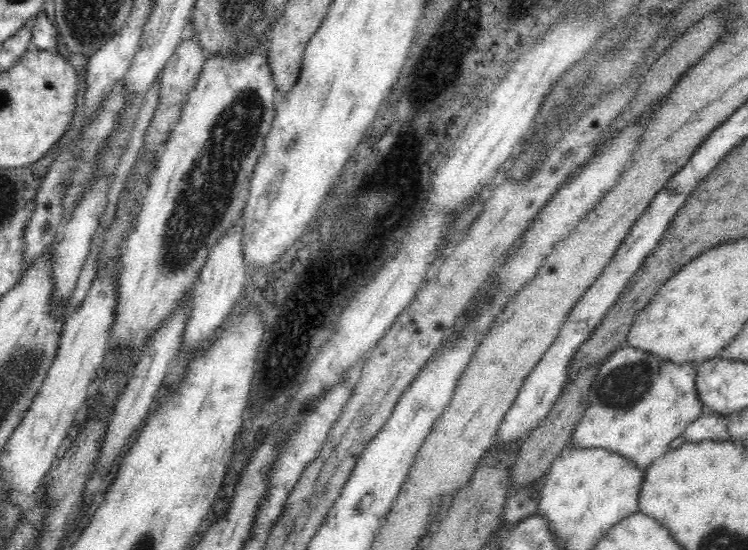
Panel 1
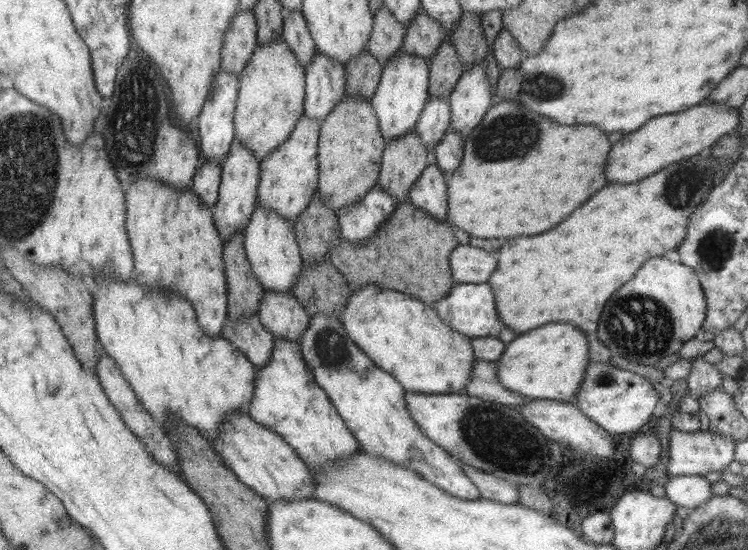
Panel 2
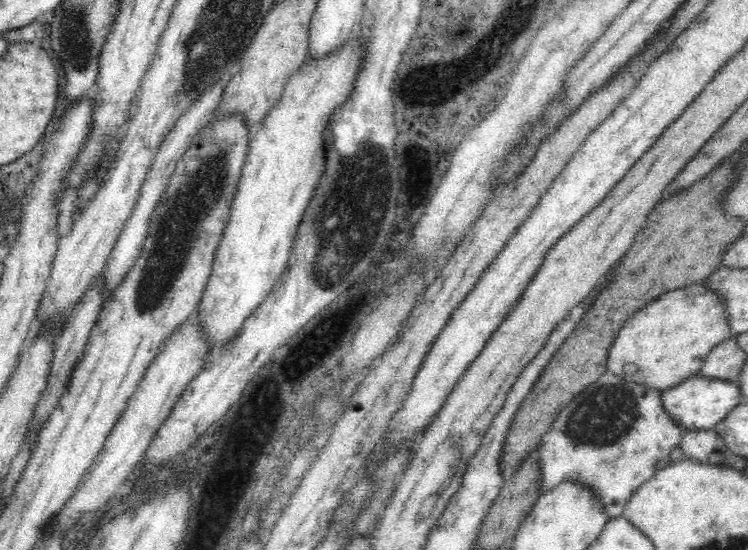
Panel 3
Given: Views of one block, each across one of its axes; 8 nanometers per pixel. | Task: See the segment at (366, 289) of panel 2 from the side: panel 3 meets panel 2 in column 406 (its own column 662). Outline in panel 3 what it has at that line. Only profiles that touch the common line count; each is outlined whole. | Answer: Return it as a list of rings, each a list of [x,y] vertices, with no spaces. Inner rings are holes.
[[[702,282],[694,283],[658,296],[622,326],[608,350],[606,373],[663,391],[698,375],[709,351],[732,336],[722,298]]]

